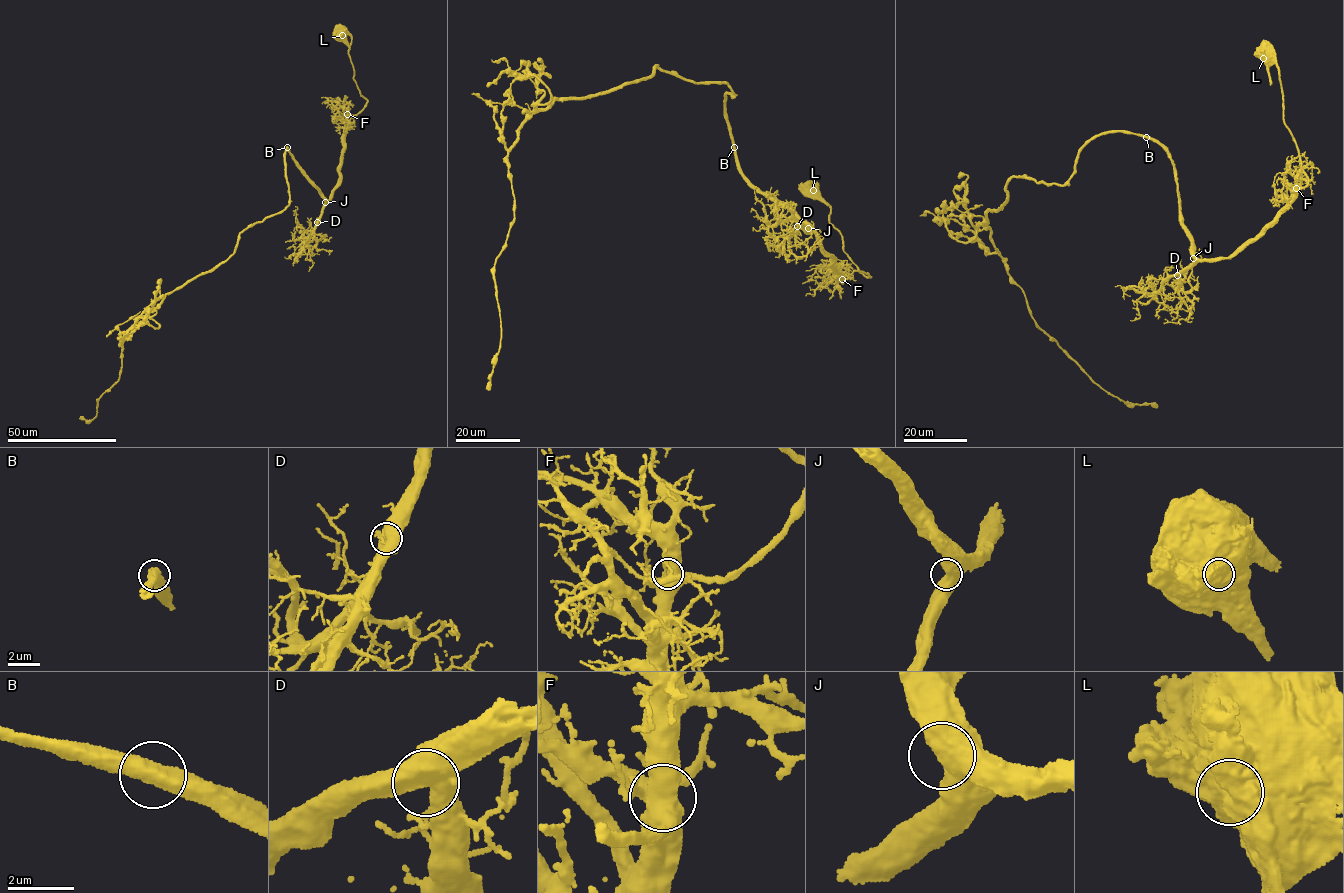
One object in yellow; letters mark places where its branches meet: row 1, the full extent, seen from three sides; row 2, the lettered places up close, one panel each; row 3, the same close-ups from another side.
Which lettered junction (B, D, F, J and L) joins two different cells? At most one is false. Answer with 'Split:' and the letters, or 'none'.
Split: L

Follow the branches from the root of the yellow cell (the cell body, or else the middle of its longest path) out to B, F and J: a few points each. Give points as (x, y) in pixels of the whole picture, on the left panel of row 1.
B: (340, 31), (351, 37), (353, 80), (367, 102), (348, 118), (340, 182), (332, 197), (324, 196), (287, 148)
F: (340, 31), (351, 37), (348, 55), (353, 80), (367, 102), (357, 114), (347, 114)
J: (340, 31), (351, 37), (348, 55), (353, 80), (367, 102), (348, 118), (340, 182), (325, 202)

